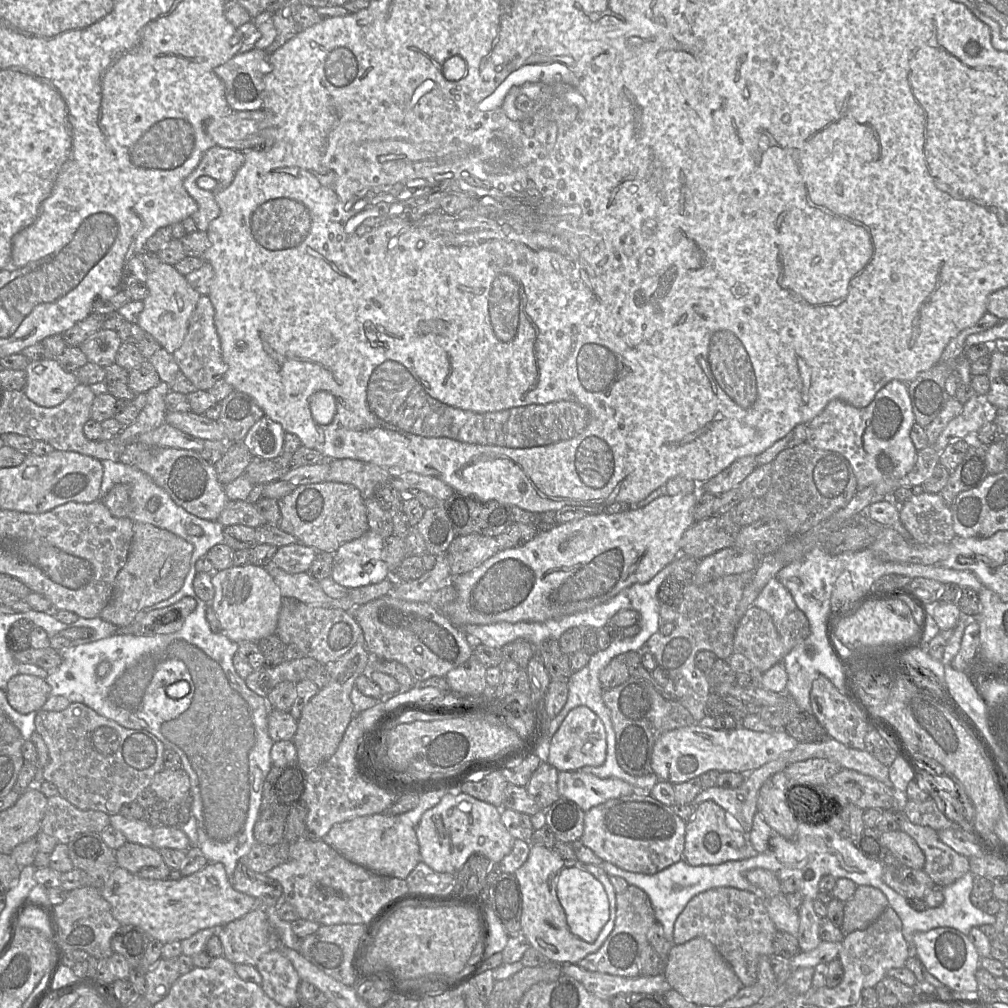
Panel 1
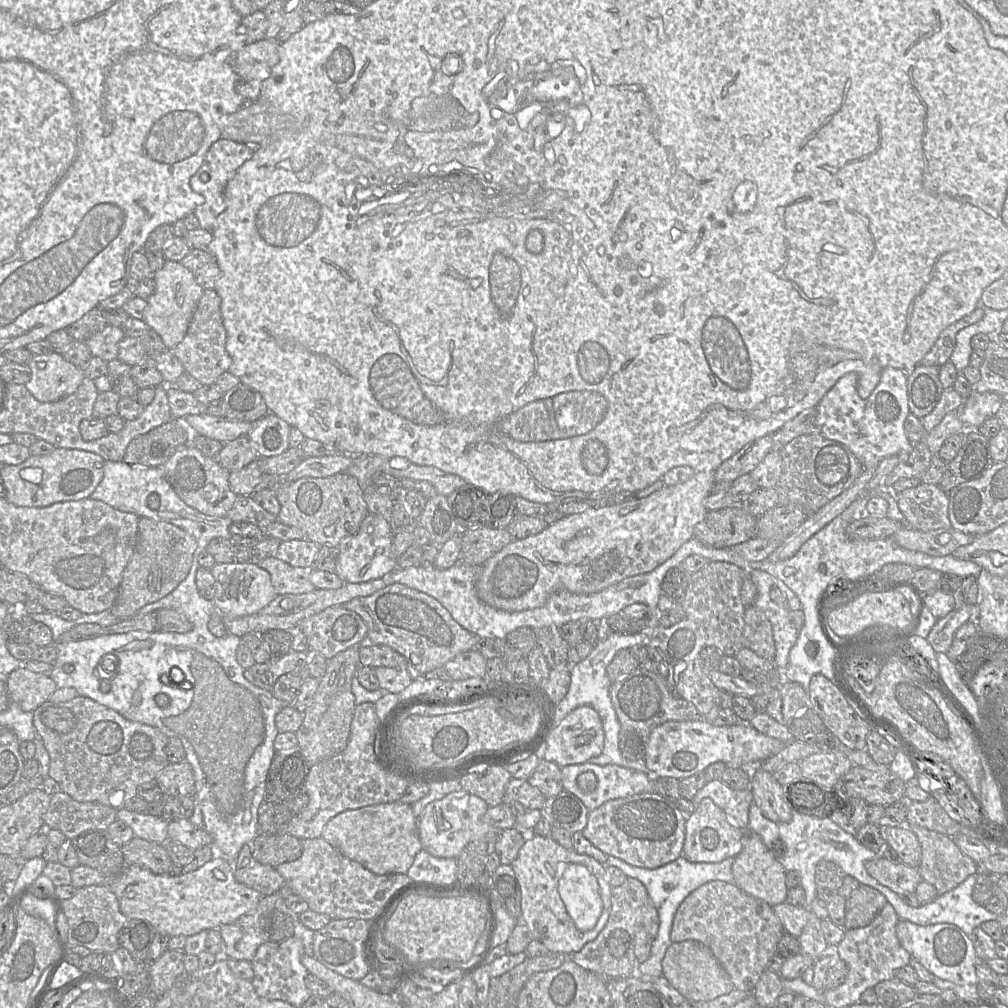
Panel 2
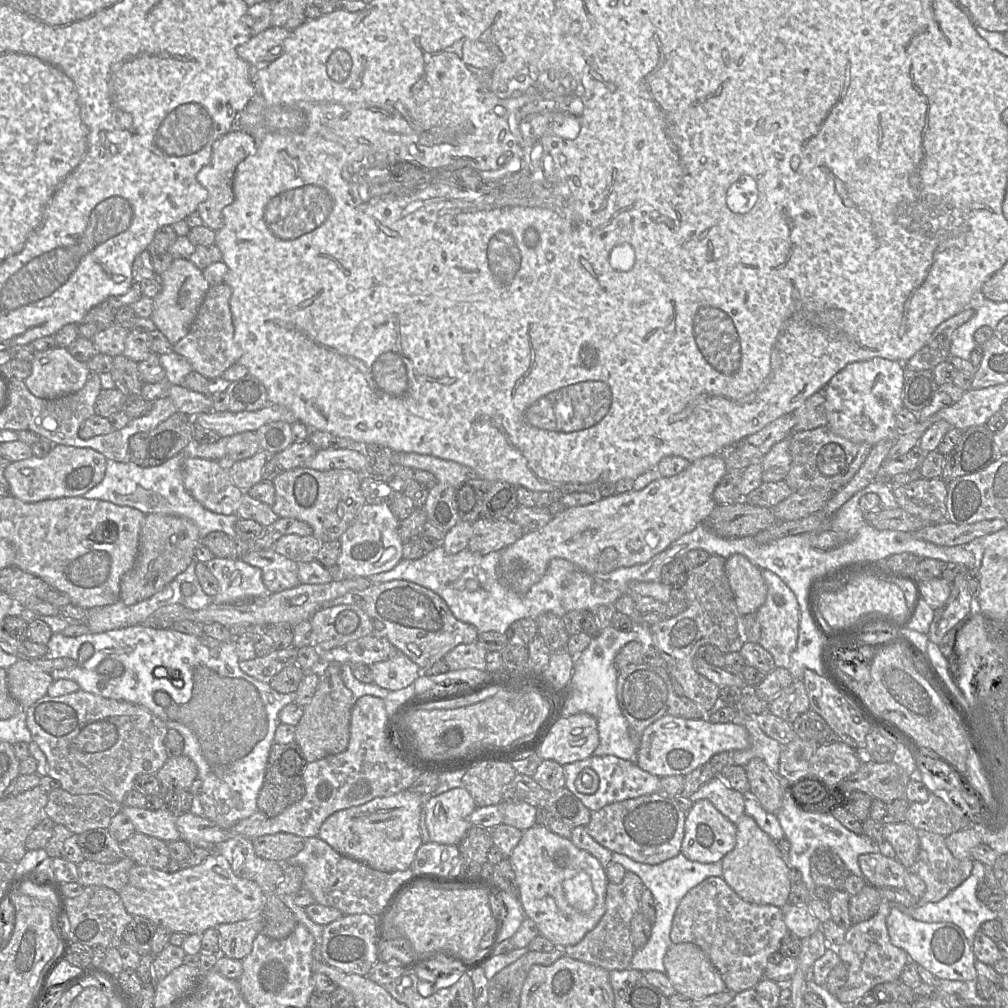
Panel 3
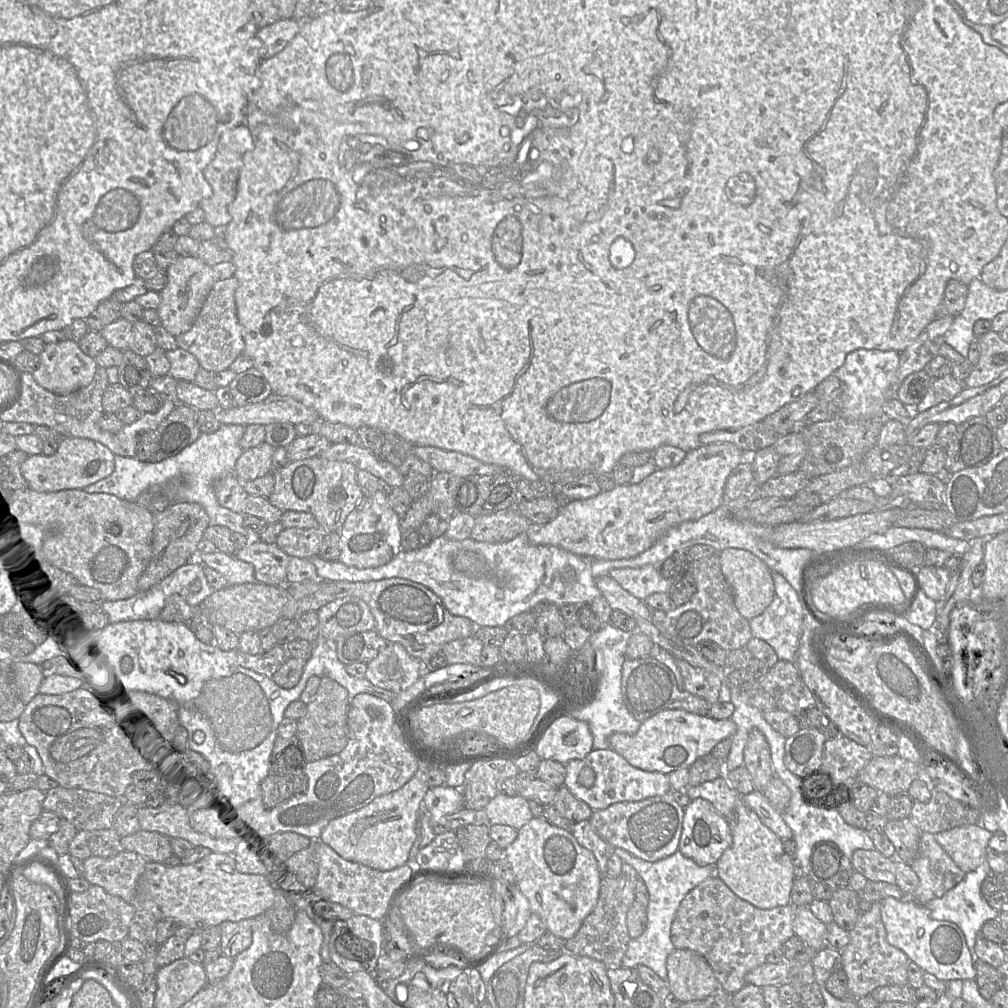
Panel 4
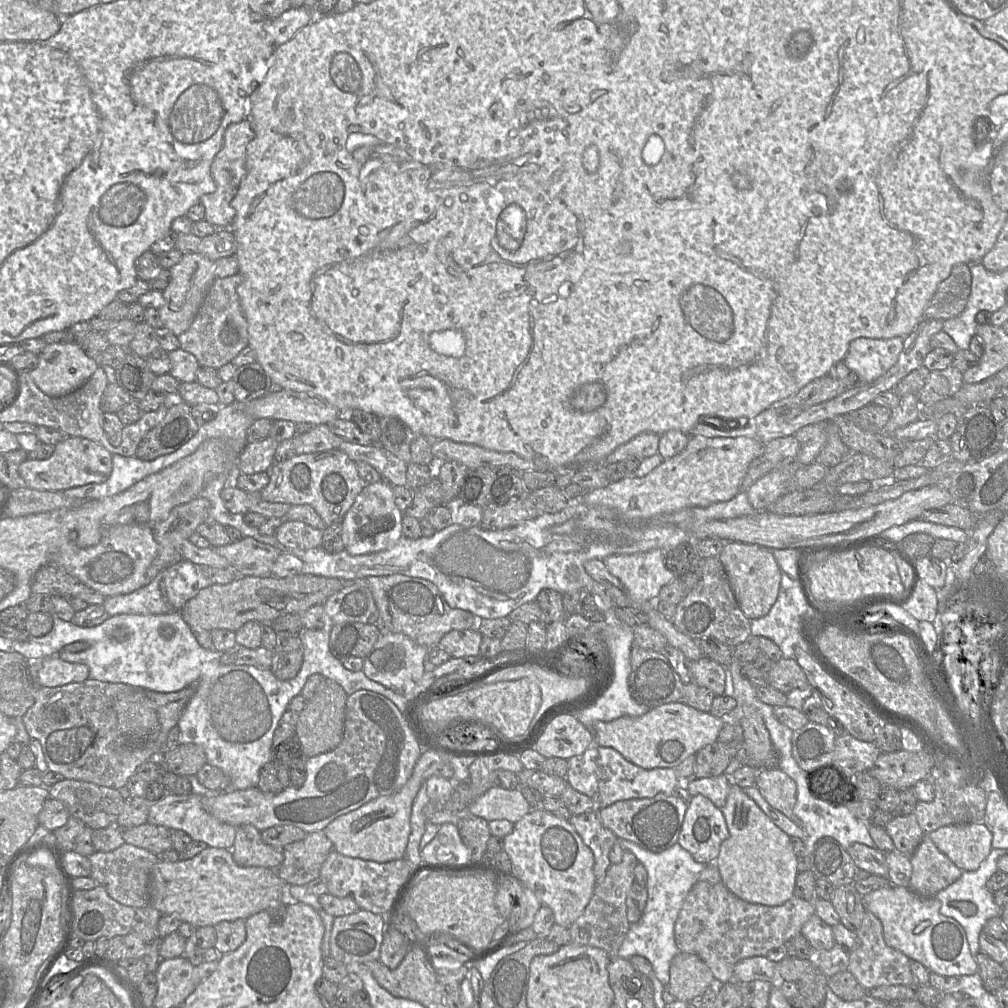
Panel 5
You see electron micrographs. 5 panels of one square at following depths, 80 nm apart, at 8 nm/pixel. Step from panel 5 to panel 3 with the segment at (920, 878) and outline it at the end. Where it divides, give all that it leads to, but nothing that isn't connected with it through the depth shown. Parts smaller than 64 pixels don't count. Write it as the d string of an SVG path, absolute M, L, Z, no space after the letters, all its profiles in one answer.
M917 830L920 840L920 851L912 867L908 869L914 871L925 883L926 890L924 895L918 900L918 904L929 902L936 903L947 896L951 891L960 886L972 873L979 871L980 877L986 879L986 882L992 889L993 894L1005 895L999 883L999 874L993 868L986 868L985 865L972 858L959 860L953 856L945 844L945 837L926 830Z

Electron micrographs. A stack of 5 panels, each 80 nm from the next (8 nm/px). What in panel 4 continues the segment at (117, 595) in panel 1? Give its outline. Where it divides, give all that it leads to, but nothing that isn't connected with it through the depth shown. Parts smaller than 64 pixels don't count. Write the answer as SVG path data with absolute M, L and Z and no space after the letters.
M174 502L153 514L152 558L137 581L138 592L146 591L186 563L197 560L197 545L209 526L205 510L197 503Z

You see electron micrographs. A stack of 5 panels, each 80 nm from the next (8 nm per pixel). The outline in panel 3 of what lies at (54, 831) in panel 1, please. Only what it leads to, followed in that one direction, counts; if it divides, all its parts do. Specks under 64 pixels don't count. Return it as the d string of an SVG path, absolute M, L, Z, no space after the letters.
M61 788L48 793L44 817L61 824L73 834L87 830L108 828L112 818L121 810L121 803L95 794L71 794Z

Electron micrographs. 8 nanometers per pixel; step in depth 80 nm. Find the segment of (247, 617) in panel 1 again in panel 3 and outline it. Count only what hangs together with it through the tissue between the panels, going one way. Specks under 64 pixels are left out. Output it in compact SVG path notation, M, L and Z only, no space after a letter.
M214 557L206 565L218 582L218 592L213 598L216 604L243 602L271 594L263 583L262 571L241 559Z

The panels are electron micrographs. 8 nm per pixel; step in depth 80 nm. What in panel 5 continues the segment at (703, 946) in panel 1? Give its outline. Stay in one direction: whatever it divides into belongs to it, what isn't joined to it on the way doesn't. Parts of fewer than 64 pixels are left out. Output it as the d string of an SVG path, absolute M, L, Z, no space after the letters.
M679 952L670 964L667 989L676 1000L690 1002L701 996L715 980L712 971L699 956Z

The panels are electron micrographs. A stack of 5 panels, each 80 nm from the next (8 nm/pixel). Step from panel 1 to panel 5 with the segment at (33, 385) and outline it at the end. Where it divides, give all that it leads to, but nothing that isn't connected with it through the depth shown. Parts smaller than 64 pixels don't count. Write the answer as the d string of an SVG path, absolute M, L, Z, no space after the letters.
M50 343L39 354L38 366L30 374L46 395L61 397L80 388L99 367L78 343Z

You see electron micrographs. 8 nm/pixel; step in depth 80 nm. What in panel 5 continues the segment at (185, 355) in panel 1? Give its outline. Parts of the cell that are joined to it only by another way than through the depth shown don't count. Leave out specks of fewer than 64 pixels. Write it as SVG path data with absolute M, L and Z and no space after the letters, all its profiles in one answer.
M239 273L216 278L189 329L178 337L180 348L193 354L201 367L219 369L248 346L248 323L237 293L243 276Z

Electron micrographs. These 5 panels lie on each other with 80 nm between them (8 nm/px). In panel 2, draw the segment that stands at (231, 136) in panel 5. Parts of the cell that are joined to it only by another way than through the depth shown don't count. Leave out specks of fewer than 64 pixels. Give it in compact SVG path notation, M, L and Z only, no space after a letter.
M220 138L209 148L204 162L190 179L192 190L205 198L204 203L196 207L194 211L199 220L200 228L213 230L218 215L226 208L226 185L234 177L237 170L252 157L254 149L255 147L251 145L225 138Z

